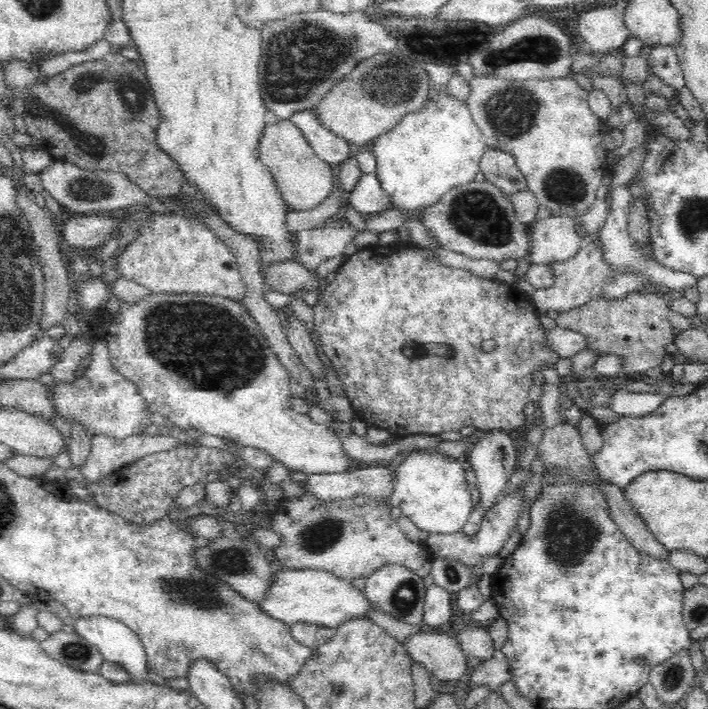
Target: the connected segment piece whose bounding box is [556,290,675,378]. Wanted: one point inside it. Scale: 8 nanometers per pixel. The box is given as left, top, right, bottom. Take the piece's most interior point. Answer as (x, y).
(637, 326)

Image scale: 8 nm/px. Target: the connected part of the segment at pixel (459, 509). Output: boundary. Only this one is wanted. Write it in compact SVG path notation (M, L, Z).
M430 450L412 451L404 457L402 464L396 465L394 494L388 499L388 504L399 506L403 516L429 535L462 532L474 510L465 465L464 459L446 459Z

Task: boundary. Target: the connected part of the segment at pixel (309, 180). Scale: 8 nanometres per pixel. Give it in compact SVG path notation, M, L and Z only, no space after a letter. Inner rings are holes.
M279 119L273 124L267 124L258 146L258 154L262 164L270 169L291 212L318 208L336 187L337 171L314 152L308 139L289 119Z

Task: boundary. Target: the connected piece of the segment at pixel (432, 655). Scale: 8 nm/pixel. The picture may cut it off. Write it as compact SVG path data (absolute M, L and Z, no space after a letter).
M449 631L441 634L416 633L406 641L406 651L412 660L420 662L431 674L432 680L442 680L445 685L449 681L467 679L469 676L469 660L466 653L462 651L460 641Z

